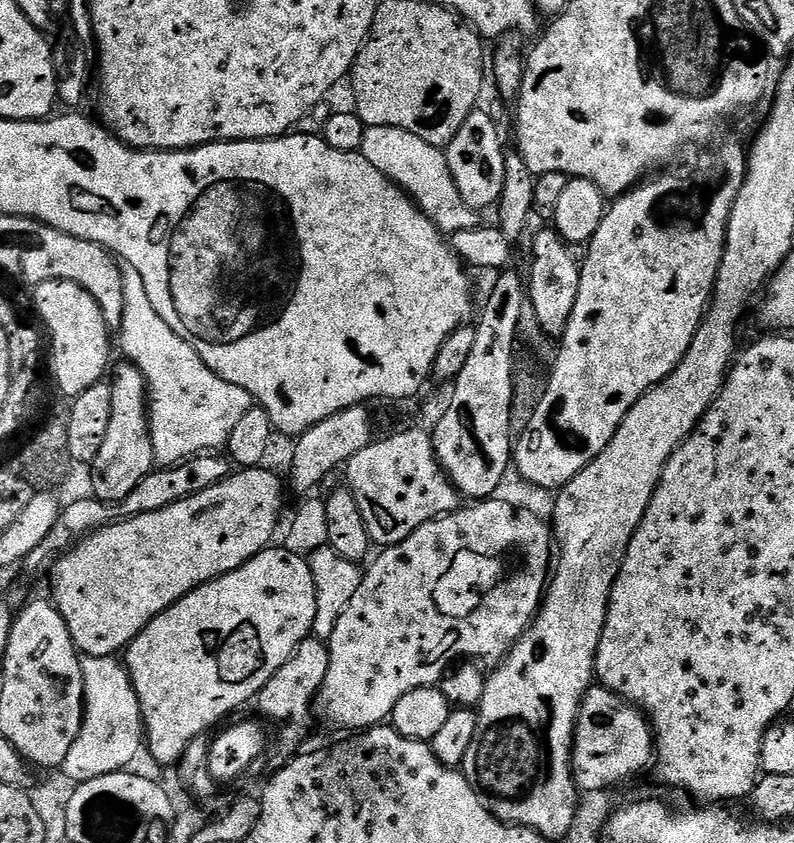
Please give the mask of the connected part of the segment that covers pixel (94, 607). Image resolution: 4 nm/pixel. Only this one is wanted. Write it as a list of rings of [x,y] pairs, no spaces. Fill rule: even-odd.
[[[261,466],[237,471],[190,498],[182,498],[182,502],[174,502],[174,506],[166,506],[166,510],[138,514],[132,520],[101,528],[73,544],[59,557],[50,568],[50,599],[68,624],[77,653],[84,656],[116,656],[123,653],[129,642],[155,616],[174,606],[174,602],[215,576],[238,570],[238,566],[250,562],[250,558],[269,547],[273,543],[276,523],[280,520],[286,484],[266,469]]]

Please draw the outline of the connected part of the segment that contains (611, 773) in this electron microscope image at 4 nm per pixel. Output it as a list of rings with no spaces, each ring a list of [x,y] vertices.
[[[593,686],[582,698],[576,719],[576,737],[572,740],[572,770],[580,792],[612,790],[615,784],[636,776],[654,760],[654,729],[647,716],[626,698],[614,694],[606,687]]]

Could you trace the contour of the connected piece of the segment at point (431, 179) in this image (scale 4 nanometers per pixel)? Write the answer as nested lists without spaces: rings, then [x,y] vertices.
[[[365,128],[359,153],[370,166],[382,170],[386,178],[397,184],[405,196],[409,196],[428,216],[430,222],[442,234],[451,234],[477,227],[477,209],[467,208],[454,186],[445,149],[430,146],[430,142],[415,139],[406,130],[397,128]]]

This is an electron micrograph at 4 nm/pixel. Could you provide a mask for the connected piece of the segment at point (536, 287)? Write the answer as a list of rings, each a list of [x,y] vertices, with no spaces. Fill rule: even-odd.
[[[554,230],[540,232],[532,240],[532,269],[526,272],[526,299],[532,304],[534,314],[545,337],[559,338],[574,314],[574,302],[578,302],[580,264],[572,257],[573,249],[560,239]]]

